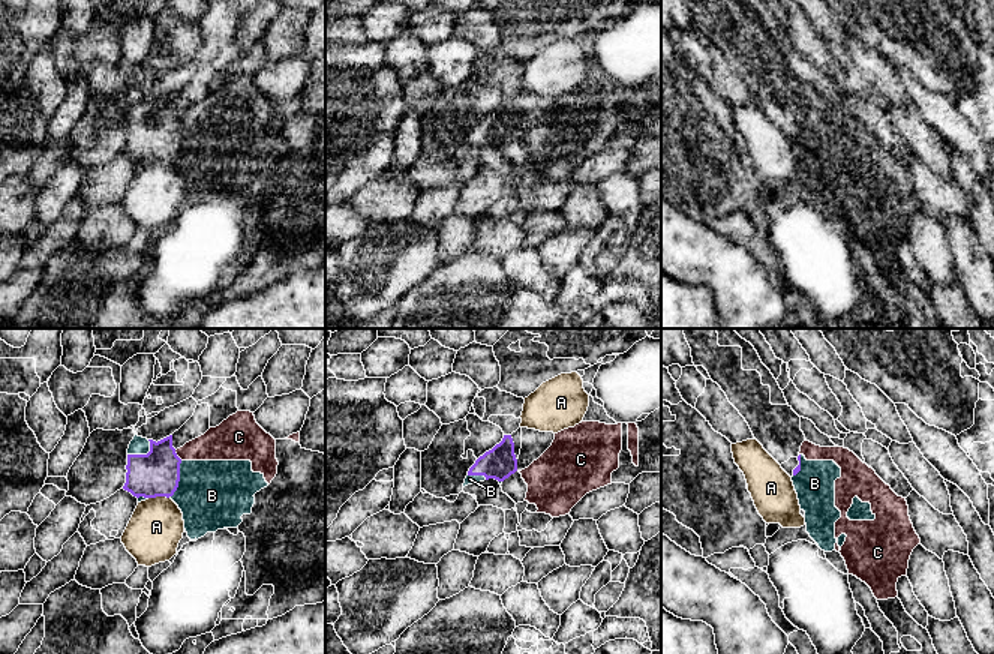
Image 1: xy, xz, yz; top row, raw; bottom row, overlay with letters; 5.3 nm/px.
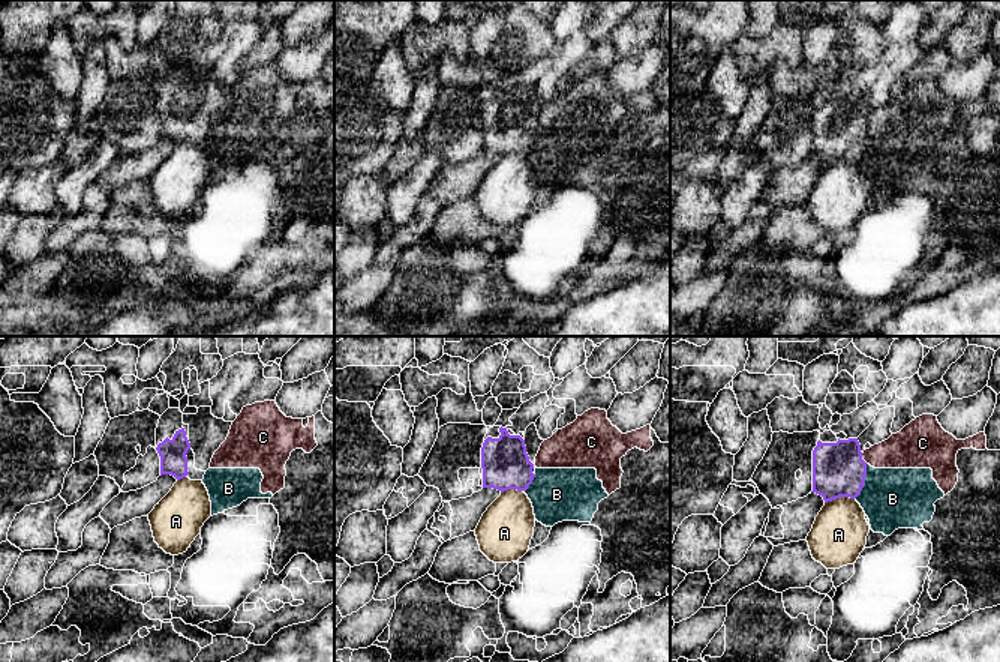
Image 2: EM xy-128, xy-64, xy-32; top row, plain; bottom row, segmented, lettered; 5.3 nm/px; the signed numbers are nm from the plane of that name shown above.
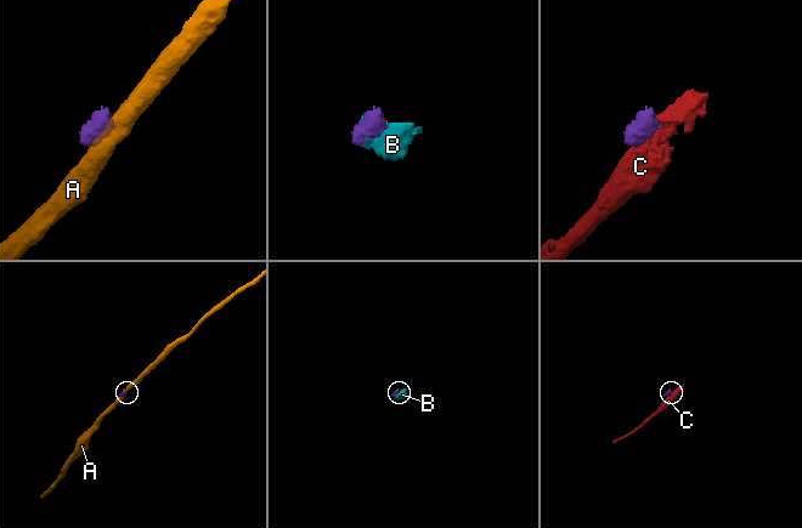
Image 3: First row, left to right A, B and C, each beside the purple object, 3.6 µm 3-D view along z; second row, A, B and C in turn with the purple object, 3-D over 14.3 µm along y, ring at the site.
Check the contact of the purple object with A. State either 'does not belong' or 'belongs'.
does not belong

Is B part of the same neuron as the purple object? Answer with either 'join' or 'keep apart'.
keep apart

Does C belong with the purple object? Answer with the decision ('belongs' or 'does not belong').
does not belong

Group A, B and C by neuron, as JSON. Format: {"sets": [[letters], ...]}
{"sets": [["A"], ["B", "C"]]}

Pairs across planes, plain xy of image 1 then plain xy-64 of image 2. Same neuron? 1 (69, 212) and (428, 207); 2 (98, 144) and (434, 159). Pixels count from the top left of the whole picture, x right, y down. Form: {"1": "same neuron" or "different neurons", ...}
{"1": "same neuron", "2": "different neurons"}

